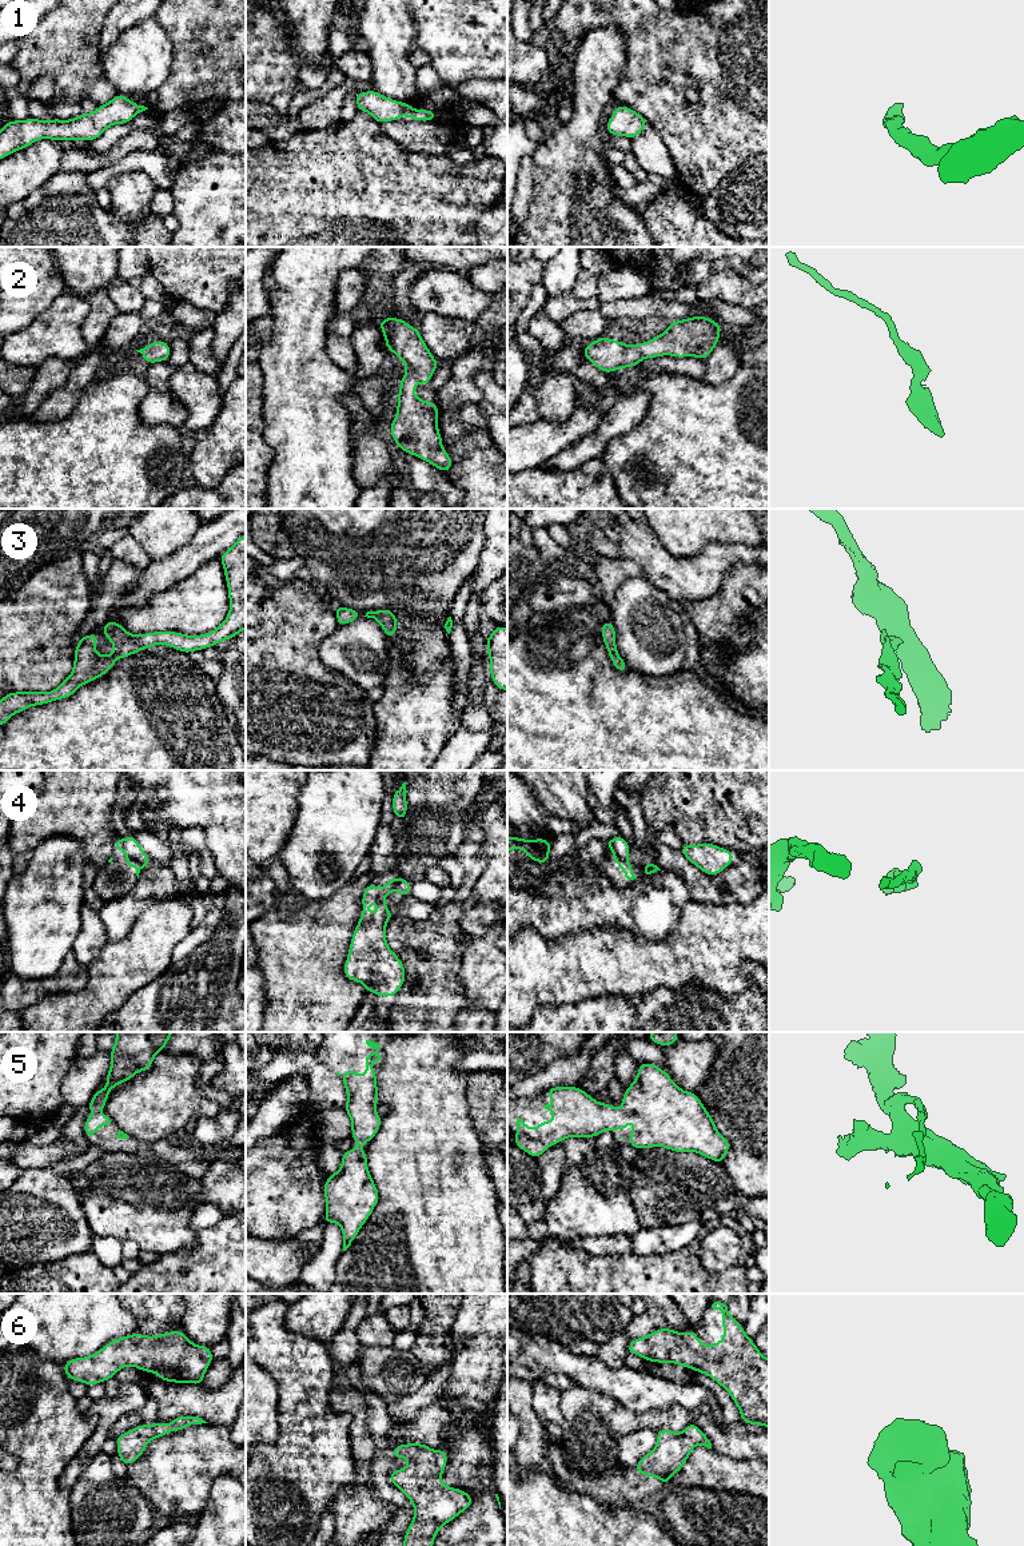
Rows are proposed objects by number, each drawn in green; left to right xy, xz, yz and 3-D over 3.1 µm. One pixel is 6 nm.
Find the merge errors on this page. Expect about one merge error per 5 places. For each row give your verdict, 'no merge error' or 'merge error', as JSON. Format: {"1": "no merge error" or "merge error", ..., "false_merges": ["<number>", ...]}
{"1": "no merge error", "2": "no merge error", "3": "no merge error", "4": "merge error", "5": "no merge error", "6": "no merge error", "false_merges": ["4"]}

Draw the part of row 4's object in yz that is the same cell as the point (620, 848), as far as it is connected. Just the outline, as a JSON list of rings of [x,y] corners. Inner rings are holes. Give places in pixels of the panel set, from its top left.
[[[622,836],[610,838],[609,841],[605,841],[605,844],[611,850],[614,861],[627,861],[630,845]]]

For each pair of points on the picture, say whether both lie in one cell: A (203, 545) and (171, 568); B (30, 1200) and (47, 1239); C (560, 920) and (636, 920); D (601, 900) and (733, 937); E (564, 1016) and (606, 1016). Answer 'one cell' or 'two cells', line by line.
A: one cell
B: one cell
C: one cell
D: two cells
E: one cell

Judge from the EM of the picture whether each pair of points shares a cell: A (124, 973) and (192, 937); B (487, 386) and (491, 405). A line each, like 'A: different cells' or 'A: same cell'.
A: different cells
B: same cell

